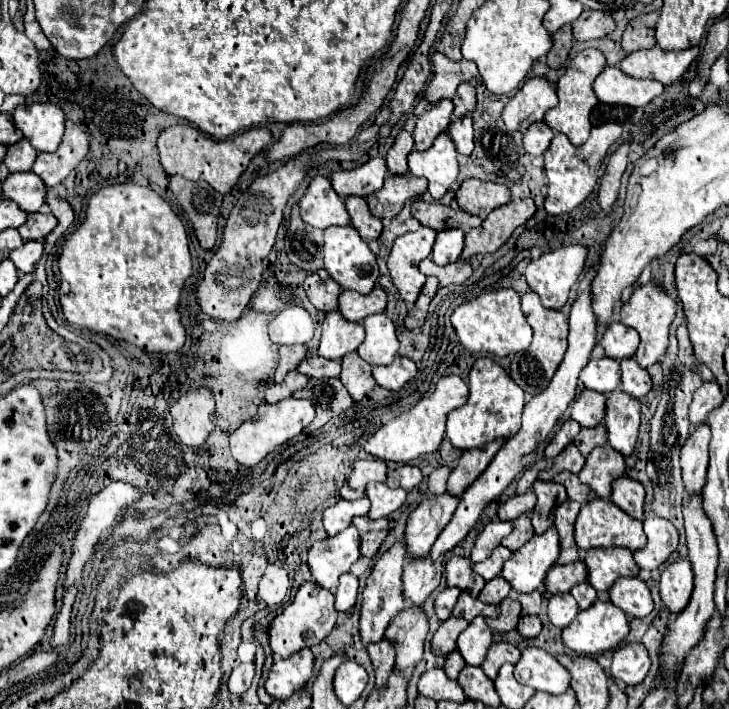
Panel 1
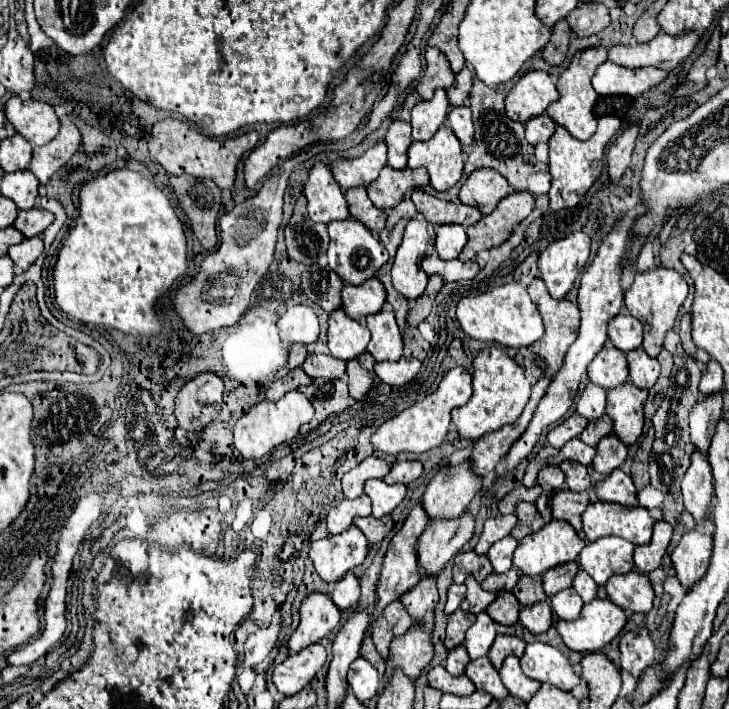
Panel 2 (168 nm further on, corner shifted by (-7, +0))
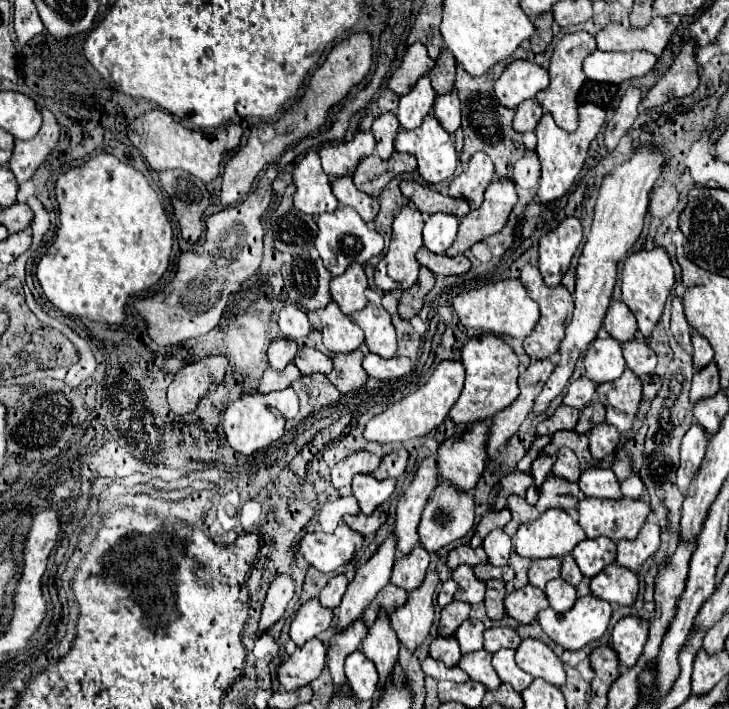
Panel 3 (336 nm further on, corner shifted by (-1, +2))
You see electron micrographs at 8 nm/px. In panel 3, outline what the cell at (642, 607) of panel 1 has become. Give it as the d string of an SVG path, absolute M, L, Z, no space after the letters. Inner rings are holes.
M619 564L605 566L597 576L591 578L591 594L611 604L631 606L639 590L637 576Z

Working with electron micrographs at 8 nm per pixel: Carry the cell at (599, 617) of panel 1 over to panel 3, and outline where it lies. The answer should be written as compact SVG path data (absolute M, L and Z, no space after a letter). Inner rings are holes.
M589 594L589 596L583 596L575 602L575 606L571 610L567 610L565 614L559 614L555 612L553 608L547 608L547 610L541 610L537 614L537 622L541 624L543 632L559 646L567 648L567 650L581 650L583 646L587 646L589 642L593 640L599 640L607 626L609 626L609 618L611 618L611 606L609 602Z

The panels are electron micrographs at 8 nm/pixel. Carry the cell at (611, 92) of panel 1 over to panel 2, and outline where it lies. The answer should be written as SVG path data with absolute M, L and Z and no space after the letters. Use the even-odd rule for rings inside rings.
M607 60L601 64L593 76L593 88L601 96L611 96L611 94L623 94L637 98L643 92L651 90L659 82L665 80L665 72L659 68L623 68L619 64L613 64Z

